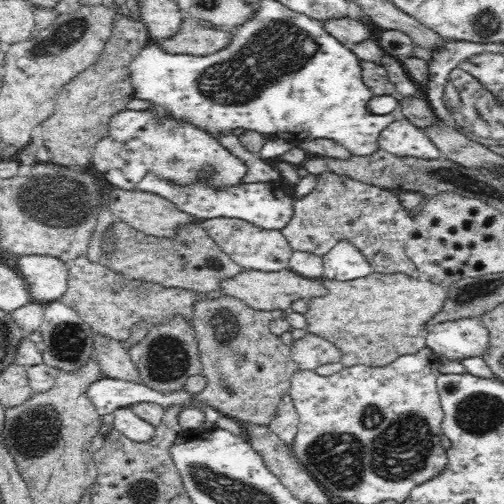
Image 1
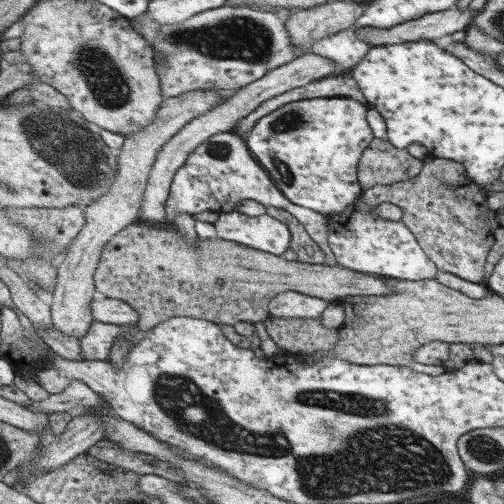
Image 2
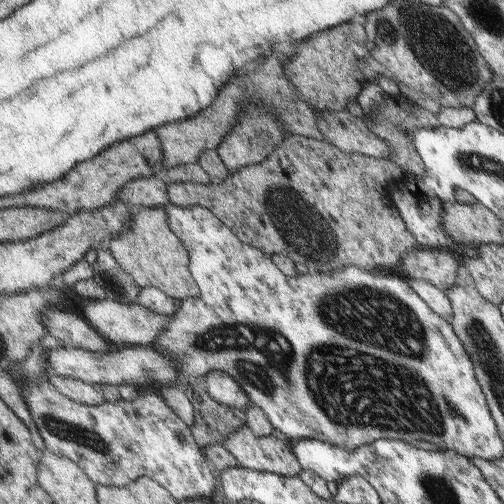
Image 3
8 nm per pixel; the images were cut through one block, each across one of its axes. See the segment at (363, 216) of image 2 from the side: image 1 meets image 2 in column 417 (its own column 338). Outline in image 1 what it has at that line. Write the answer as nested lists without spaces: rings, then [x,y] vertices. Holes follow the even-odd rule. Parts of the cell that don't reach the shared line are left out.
[[[346,240],[336,242],[336,246],[322,256],[322,268],[328,280],[356,280],[374,274],[368,258]]]

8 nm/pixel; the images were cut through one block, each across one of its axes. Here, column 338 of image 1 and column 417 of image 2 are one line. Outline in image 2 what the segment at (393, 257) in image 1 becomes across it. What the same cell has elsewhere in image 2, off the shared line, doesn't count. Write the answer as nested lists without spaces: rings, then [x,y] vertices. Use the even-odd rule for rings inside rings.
[[[427,156],[417,176],[395,184],[377,184],[361,194],[361,202],[373,208],[379,204],[399,206],[403,212],[403,226],[415,234],[417,242],[431,262],[435,262],[437,270],[455,274],[467,282],[481,284],[485,256],[489,254],[495,236],[491,236],[485,218],[485,212],[489,212],[485,206],[485,194],[471,192],[481,190],[481,186],[463,178],[463,168],[465,166],[459,162]]]

